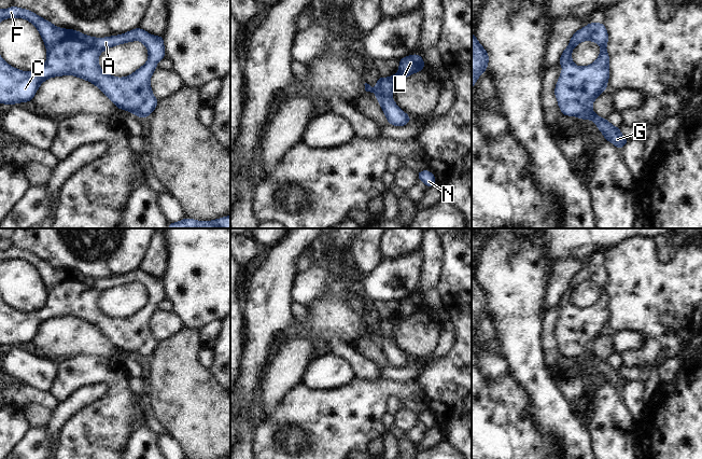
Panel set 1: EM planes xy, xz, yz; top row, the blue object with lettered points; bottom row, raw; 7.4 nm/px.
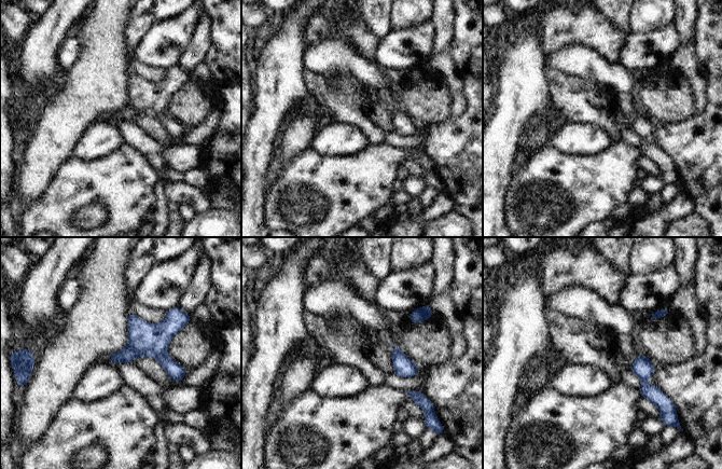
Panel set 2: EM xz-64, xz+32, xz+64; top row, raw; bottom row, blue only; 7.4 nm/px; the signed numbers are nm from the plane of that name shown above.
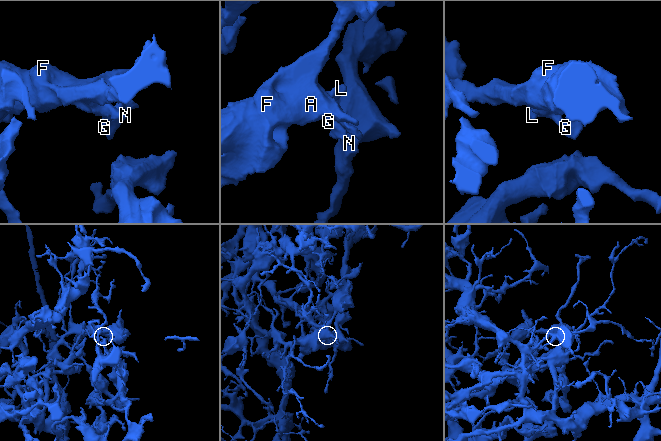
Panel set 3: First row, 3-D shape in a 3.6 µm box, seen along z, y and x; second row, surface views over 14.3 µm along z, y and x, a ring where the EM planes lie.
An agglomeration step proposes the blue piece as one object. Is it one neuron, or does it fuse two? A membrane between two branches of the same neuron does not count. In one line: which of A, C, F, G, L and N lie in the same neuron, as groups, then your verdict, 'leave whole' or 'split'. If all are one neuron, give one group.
A C F G L N | leave whole

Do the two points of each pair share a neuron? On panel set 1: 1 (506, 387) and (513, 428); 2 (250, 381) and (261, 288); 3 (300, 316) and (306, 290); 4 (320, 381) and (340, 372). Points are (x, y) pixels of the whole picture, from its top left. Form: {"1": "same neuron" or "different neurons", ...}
{"1": "same neuron", "2": "same neuron", "3": "different neurons", "4": "same neuron"}

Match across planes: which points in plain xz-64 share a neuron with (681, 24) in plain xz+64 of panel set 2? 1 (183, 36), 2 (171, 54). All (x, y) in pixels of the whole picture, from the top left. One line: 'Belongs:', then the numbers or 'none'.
Belongs: none

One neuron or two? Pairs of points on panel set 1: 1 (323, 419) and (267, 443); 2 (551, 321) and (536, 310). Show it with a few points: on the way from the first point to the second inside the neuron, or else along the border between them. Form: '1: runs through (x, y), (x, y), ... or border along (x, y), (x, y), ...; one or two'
1: runs through (306, 420), (277, 421), (275, 426); one
2: border along (547, 310), (539, 341); two

